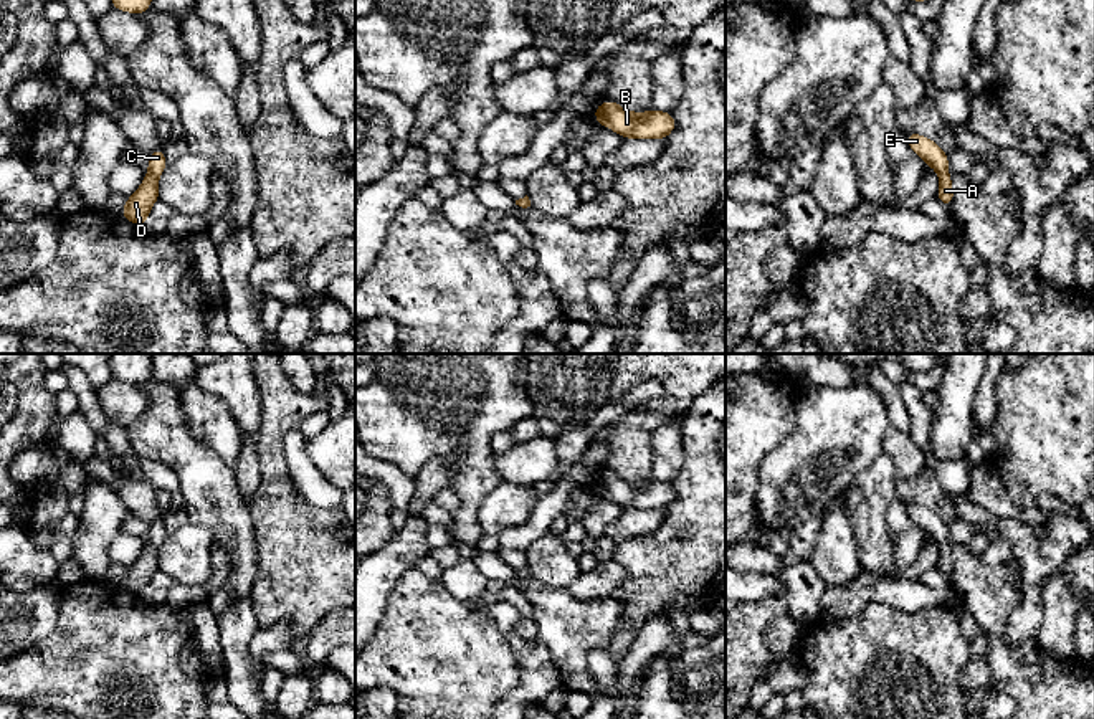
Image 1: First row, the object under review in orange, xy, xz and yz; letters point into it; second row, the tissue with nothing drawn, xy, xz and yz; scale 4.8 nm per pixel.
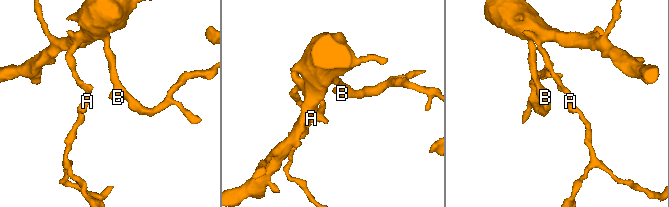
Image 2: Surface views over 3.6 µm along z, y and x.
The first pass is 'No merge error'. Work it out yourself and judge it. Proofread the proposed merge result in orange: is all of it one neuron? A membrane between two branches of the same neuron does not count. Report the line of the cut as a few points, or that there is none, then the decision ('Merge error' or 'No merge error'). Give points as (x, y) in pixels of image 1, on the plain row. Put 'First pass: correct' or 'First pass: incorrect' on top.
First pass: correct
No split. No merge error

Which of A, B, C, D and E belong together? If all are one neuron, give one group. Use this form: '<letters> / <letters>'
A B C D E

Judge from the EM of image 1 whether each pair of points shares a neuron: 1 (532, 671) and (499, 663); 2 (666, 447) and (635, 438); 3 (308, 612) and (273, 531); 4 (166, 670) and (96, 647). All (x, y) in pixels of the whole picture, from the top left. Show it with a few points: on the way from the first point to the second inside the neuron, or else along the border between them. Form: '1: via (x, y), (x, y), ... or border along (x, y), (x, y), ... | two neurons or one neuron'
1: border along (506, 640), (516, 658), (518, 681), (498, 701) | two neurons
2: border along (678, 417), (665, 420), (651, 435), (651, 478) | two neurons
3: via (303, 592), (303, 561), (293, 551) | one neuron
4: via (149, 670), (126, 670), (113, 661) | one neuron

